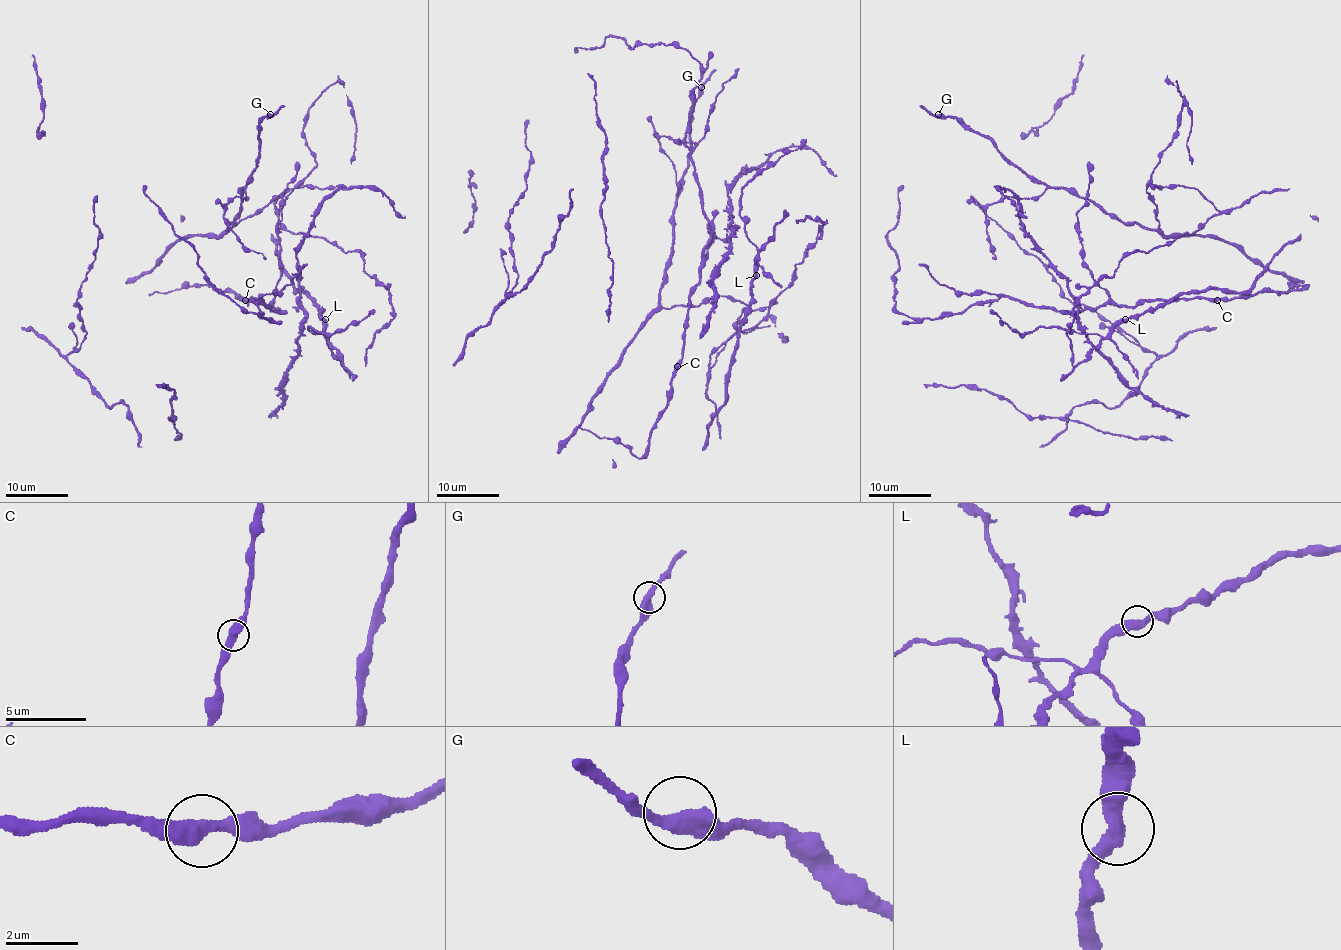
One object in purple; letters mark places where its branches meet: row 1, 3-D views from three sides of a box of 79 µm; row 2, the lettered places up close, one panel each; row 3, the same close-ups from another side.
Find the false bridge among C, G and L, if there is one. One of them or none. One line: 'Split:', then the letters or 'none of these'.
Split: none of these

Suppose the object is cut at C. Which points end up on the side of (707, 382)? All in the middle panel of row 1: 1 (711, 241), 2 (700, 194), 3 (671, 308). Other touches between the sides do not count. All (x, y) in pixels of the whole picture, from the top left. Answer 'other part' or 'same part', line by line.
1: other part
2: other part
3: same part

